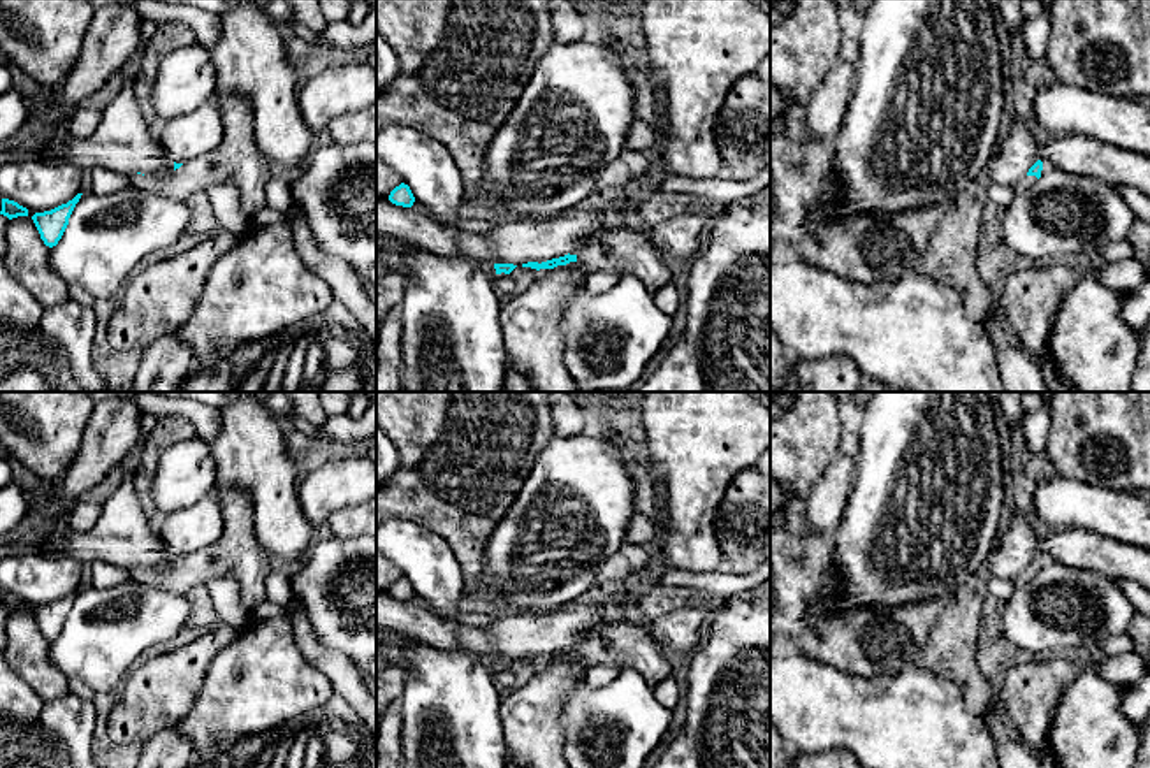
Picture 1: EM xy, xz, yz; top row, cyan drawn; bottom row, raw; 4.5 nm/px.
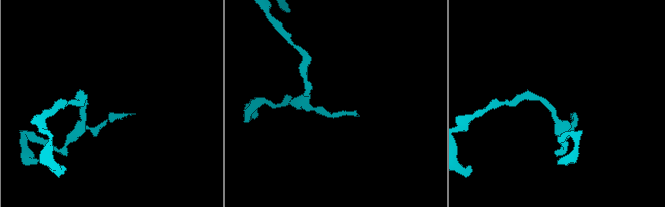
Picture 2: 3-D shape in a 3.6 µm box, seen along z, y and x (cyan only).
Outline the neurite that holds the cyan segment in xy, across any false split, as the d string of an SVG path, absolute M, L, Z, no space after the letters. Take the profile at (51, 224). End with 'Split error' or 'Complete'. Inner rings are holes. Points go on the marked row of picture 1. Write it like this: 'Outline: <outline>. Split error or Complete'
Outline: M77 193L72 200L69 200L67 204L62 204L51 211L44 211L44 213L35 213L32 216L40 239L44 241L46 246L53 248L58 244L58 241L62 239L67 225L69 225L69 218L76 207L76 204L79 202L83 193Z. Complete

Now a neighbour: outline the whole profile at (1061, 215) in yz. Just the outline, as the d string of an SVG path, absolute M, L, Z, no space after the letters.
M1043 163L1041 178L1002 209L1001 239L1039 265L1127 239L1134 220L1120 186Z

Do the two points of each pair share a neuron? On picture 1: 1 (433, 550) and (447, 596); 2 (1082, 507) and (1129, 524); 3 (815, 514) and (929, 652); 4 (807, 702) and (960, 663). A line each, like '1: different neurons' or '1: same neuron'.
1: same neuron
2: same neuron
3: different neurons
4: different neurons

